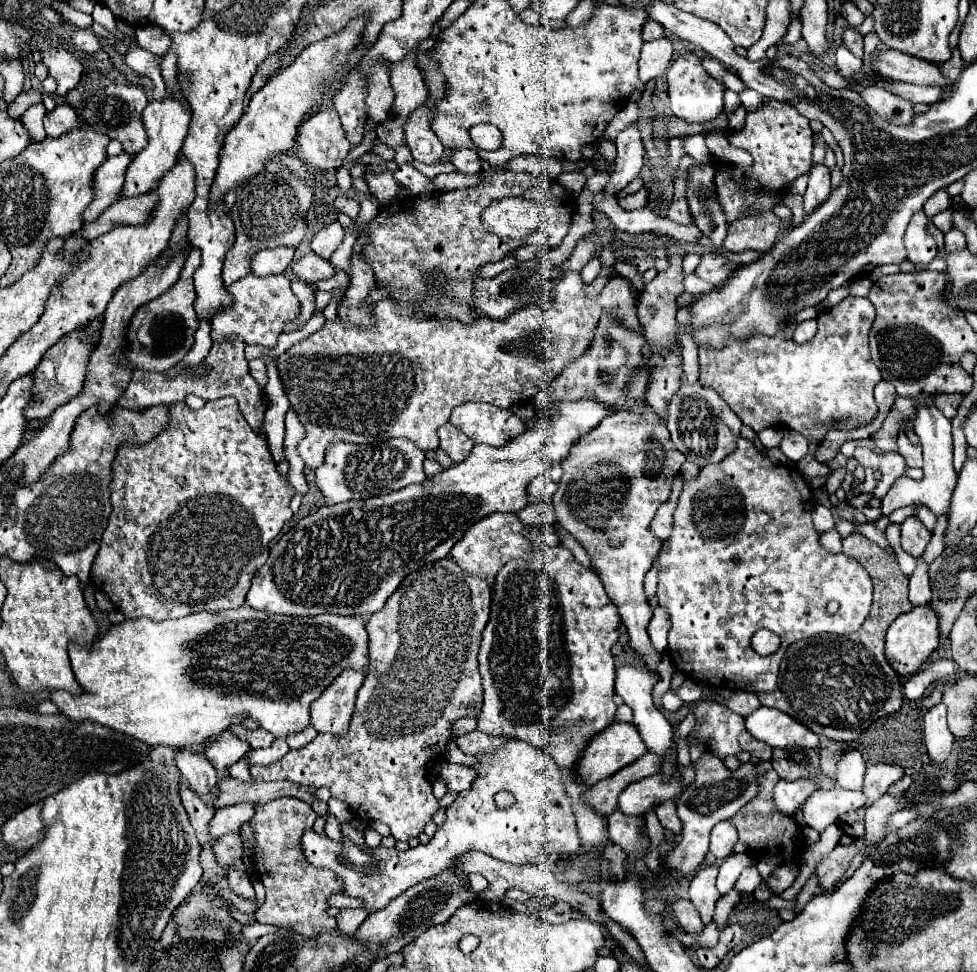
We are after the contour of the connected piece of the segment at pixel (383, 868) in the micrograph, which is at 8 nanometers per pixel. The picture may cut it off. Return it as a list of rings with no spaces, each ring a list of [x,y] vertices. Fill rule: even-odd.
[[[509,739],[495,753],[481,755],[479,759],[481,765],[475,767],[479,775],[473,781],[473,787],[459,793],[453,805],[447,807],[445,823],[435,831],[427,845],[419,845],[407,851],[397,851],[395,847],[361,849],[347,839],[335,843],[327,835],[319,835],[309,829],[303,835],[303,851],[307,861],[315,867],[327,867],[335,871],[343,879],[343,895],[363,899],[365,909],[373,913],[383,909],[407,887],[413,887],[445,869],[451,869],[455,865],[453,859],[457,859],[457,855],[463,855],[465,851],[481,851],[499,861],[523,865],[551,851],[573,853],[579,849],[573,811],[569,807],[569,799],[563,793],[565,789],[561,787],[561,771],[557,771],[557,763],[553,763],[553,759],[545,755],[545,751],[525,741]],[[499,791],[511,791],[515,795],[515,803],[507,809],[497,809],[493,795]],[[341,859],[353,865],[377,865],[377,871],[365,877],[351,867],[345,867]]]

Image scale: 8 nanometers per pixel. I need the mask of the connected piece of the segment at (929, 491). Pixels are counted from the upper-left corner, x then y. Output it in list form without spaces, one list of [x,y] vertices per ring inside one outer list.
[[[917,395],[913,399],[915,403],[915,433],[923,445],[923,453],[927,453],[923,471],[925,477],[921,481],[913,481],[911,477],[901,477],[893,487],[887,491],[887,495],[881,499],[881,513],[889,515],[899,507],[921,503],[929,507],[935,515],[947,515],[951,505],[951,495],[957,483],[957,473],[953,469],[953,439],[951,439],[951,421],[933,405],[931,395]]]

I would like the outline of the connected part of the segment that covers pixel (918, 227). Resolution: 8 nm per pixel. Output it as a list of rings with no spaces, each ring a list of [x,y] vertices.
[[[923,211],[915,213],[905,231],[905,247],[909,253],[909,261],[915,265],[931,263],[937,257],[937,241],[933,235],[929,235],[927,223],[929,219]]]

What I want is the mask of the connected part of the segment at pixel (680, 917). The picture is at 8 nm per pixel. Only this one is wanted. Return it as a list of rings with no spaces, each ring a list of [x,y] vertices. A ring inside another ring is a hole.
[[[675,901],[669,905],[671,905],[671,915],[675,917],[677,925],[681,925],[687,933],[701,933],[703,931],[705,925],[701,923],[701,917],[697,915],[697,909],[693,907],[693,903]]]

